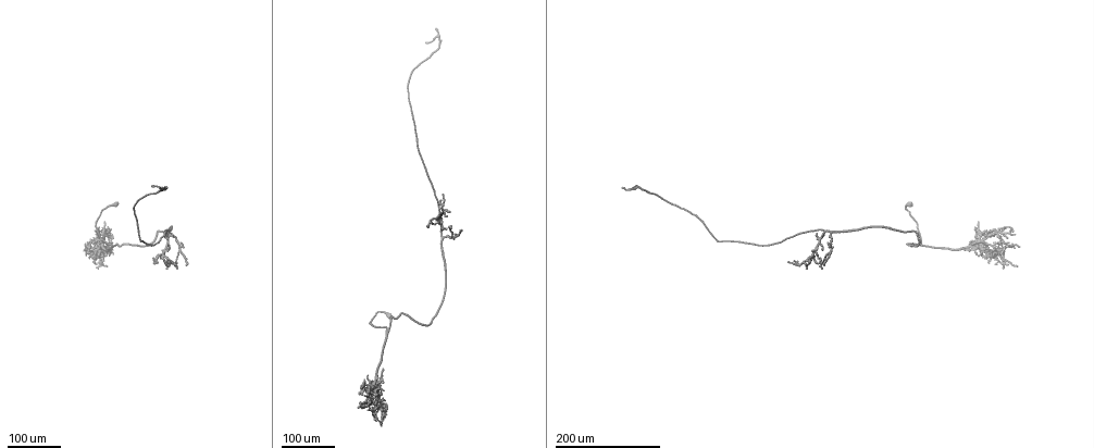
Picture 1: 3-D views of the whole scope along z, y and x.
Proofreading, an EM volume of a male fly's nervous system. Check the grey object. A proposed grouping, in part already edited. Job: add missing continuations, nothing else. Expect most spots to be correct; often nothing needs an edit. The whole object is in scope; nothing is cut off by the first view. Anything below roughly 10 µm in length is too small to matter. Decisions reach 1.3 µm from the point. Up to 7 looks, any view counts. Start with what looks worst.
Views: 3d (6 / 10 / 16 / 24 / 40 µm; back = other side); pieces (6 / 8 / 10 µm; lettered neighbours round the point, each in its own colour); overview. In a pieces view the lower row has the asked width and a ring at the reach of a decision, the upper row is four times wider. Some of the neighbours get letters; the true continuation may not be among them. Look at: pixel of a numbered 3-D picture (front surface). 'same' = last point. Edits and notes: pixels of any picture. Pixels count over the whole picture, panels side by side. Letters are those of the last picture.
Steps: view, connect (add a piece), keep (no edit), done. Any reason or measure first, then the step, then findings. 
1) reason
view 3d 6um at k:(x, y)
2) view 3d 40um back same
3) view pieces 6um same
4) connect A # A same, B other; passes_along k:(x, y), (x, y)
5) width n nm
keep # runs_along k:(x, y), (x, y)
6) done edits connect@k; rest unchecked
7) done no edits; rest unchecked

long arm stops here
view 3d 24um at 1:(986, 233)

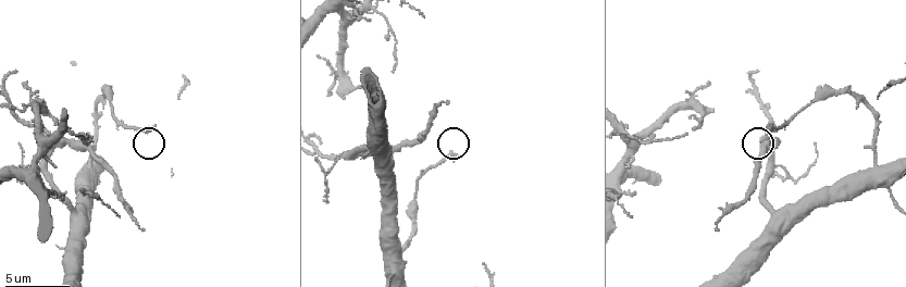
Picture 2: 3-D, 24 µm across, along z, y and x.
view 3d 10um at 2:(457, 158)

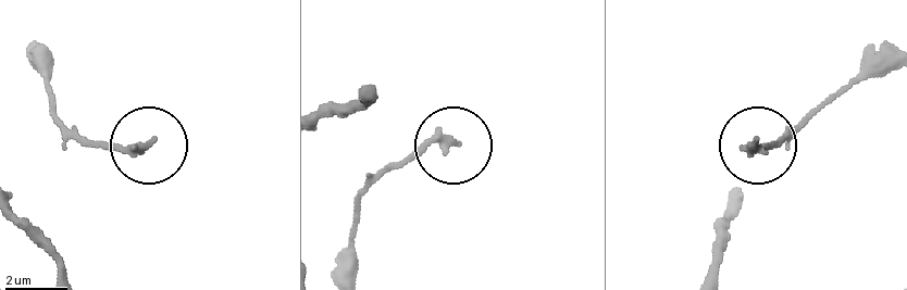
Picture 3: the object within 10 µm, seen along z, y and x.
view pieces 6um at 3:(756, 141)

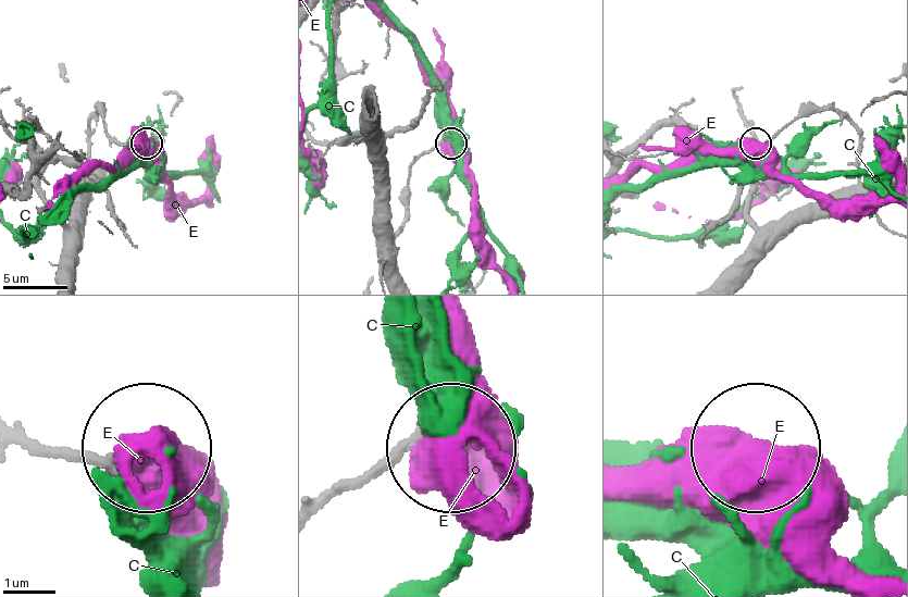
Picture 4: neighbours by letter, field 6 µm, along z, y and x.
width 270 nm
keep # C other, E other; no lettered piece goes on from it

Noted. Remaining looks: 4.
tapers out
view 3d 24um at 1:(1001, 238)

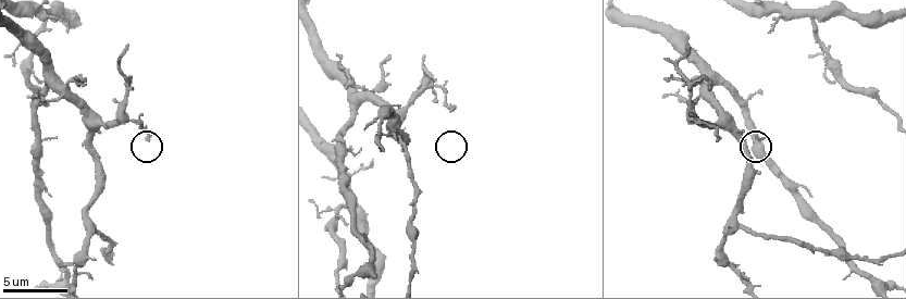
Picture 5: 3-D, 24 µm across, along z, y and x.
view 3d 10um at 5:(720, 138)

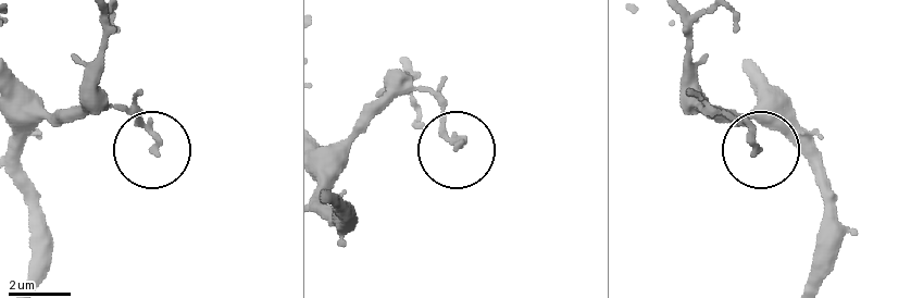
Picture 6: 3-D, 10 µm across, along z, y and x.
view pieces 8um at 6:(459, 144)

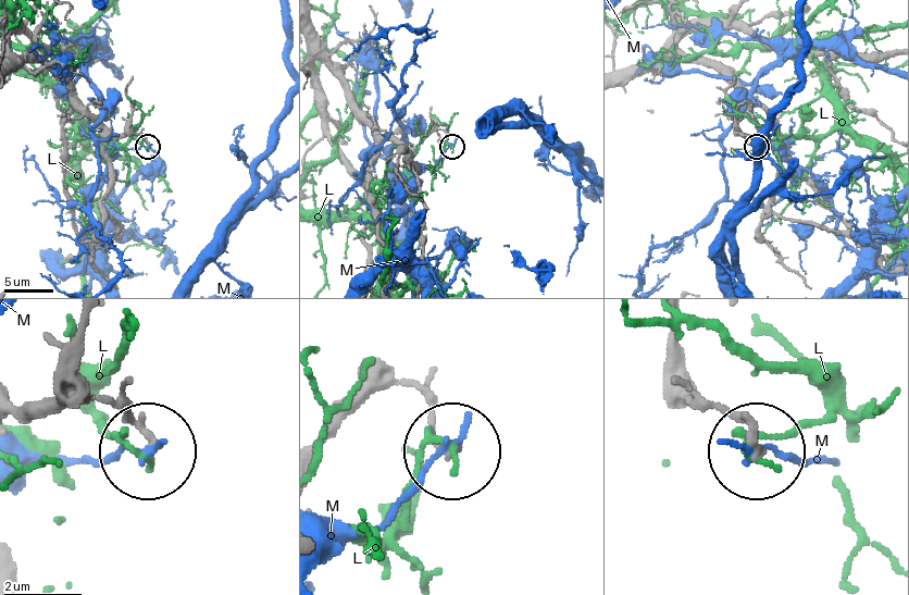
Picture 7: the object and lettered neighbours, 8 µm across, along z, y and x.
width 190 nm
keep # L other, M other; runs_along 7:(22, 405), (110, 398), (149, 450); none of them fits

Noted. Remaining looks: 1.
done no edits; rest unchecked

